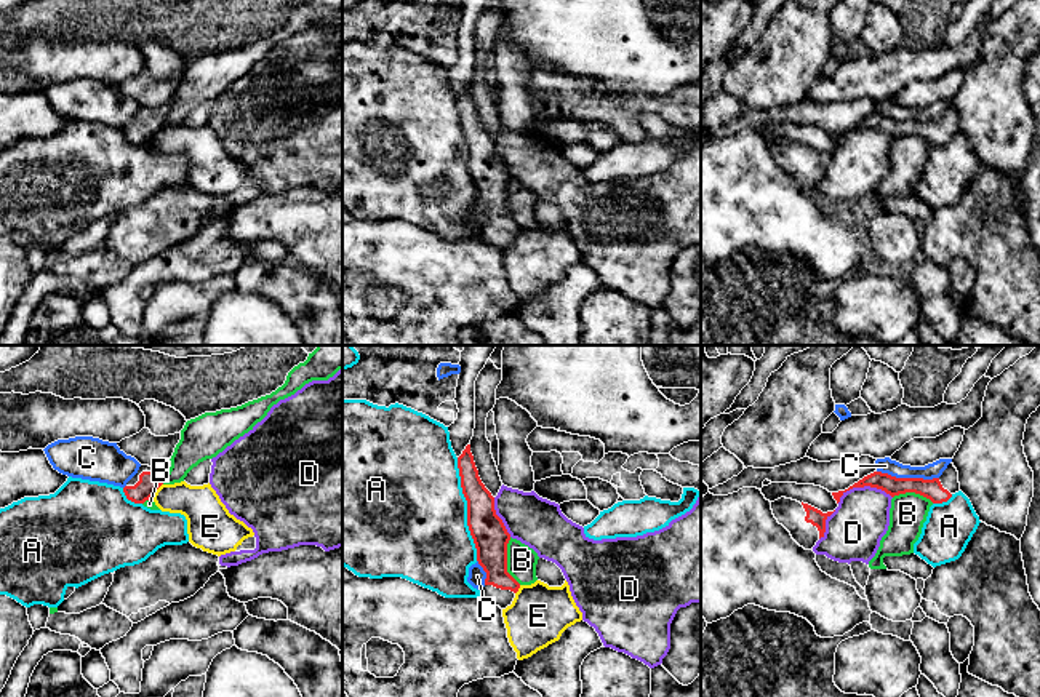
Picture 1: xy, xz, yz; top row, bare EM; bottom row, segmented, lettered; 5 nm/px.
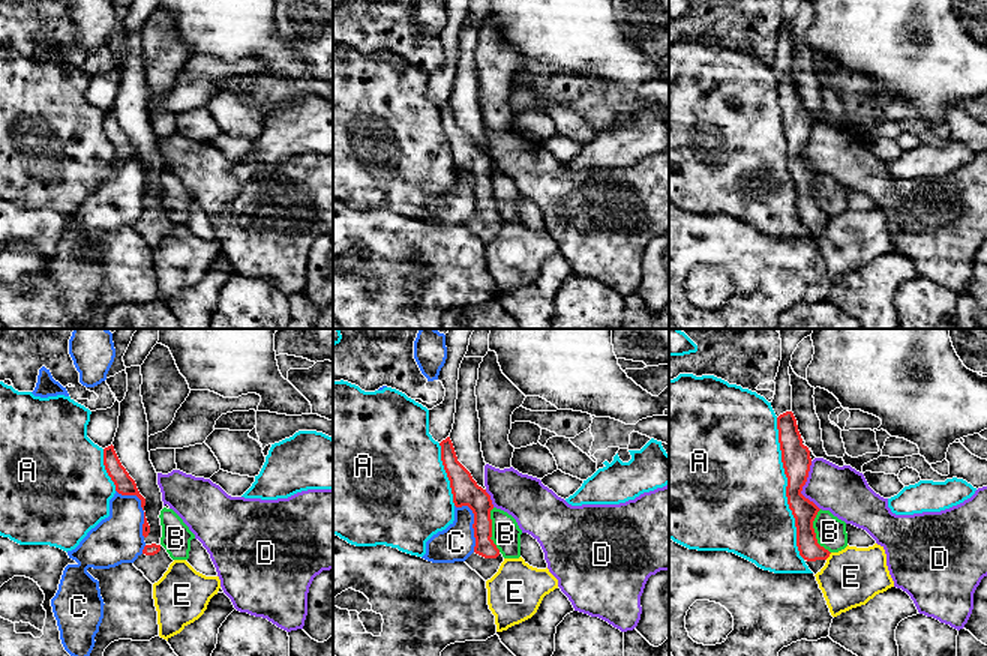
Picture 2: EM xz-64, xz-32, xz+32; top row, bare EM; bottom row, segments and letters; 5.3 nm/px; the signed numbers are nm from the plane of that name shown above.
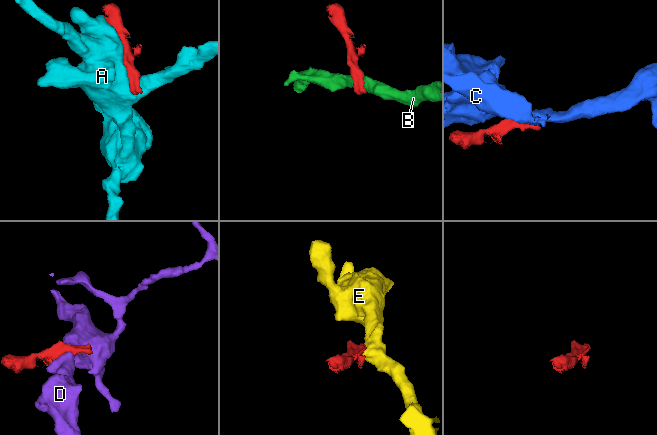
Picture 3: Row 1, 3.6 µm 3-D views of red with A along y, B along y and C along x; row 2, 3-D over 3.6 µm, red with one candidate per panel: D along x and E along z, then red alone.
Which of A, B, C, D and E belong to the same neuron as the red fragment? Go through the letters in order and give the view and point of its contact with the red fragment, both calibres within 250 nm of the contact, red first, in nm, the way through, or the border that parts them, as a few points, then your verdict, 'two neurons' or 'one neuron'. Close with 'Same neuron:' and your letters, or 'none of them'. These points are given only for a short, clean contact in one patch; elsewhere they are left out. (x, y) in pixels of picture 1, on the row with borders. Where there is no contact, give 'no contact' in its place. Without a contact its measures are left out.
A: contact xz (468, 509); calibres 180 and 500 nm; two neurons
B: contact xz (506, 561); calibres 180 and 150 nm; border xz (509, 537), (508, 571), (520, 584); two neurons
C: contact yz (908, 478); calibres 100 and 80 nm; two neurons
D: contact yz (863, 486); calibres 90 and 280 nm; two neurons
E: contact xy (157, 488); calibres 100 and 200 nm; border xy (162, 483), (151, 496); two neurons
Same neuron: none of them

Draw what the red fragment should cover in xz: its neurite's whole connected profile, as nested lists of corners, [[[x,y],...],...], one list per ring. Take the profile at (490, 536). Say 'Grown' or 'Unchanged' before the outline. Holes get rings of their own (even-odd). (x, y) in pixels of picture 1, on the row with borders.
Grown. [[[470,444],[458,457],[458,468],[462,494],[467,500],[467,526],[477,548],[477,561],[486,572],[482,595],[490,603],[506,609],[520,588],[520,583],[507,572],[510,534],[496,515],[494,497],[478,476]]]

